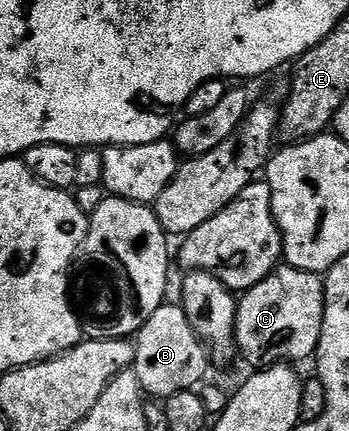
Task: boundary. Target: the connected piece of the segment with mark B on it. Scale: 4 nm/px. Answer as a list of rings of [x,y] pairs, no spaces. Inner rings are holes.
[[[163,302],[136,334],[132,371],[143,393],[150,398],[165,398],[197,389],[207,379],[206,367],[212,364],[206,345],[196,330],[192,330],[184,310],[177,303],[170,303]]]

